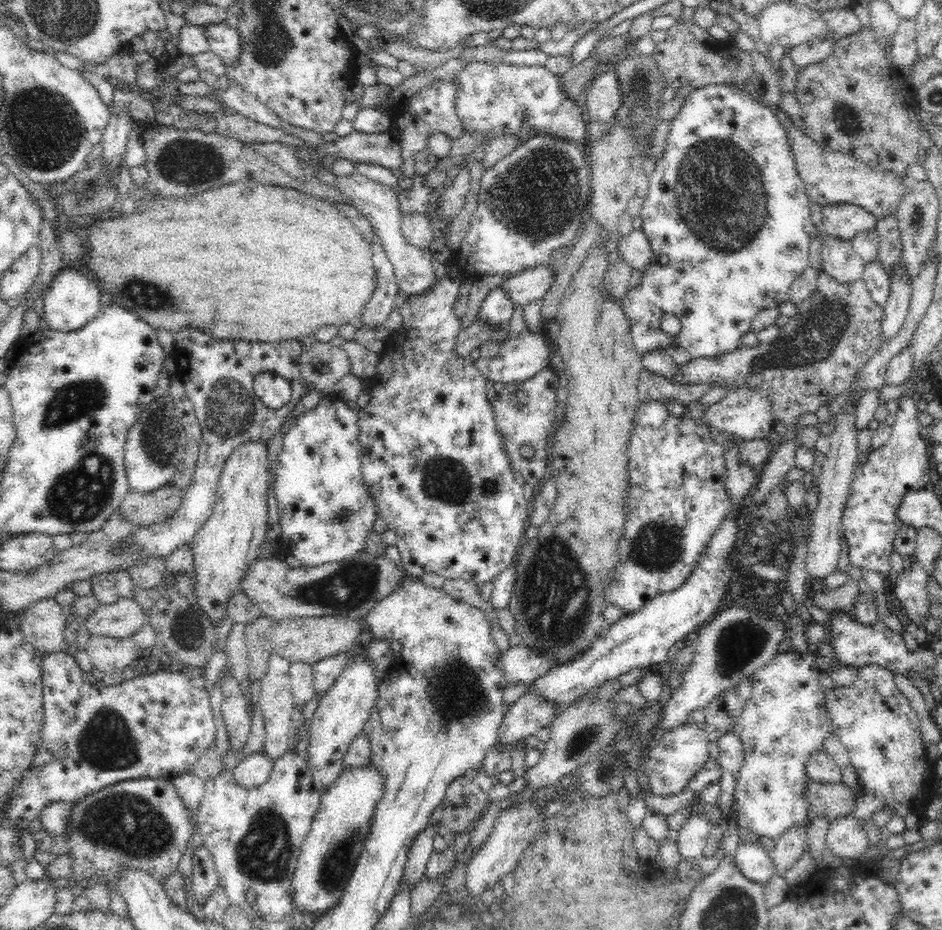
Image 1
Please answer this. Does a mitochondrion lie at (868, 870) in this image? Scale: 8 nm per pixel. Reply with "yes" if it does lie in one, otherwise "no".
no

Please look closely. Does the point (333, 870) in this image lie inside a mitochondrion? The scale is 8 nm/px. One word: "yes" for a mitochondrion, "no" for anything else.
yes

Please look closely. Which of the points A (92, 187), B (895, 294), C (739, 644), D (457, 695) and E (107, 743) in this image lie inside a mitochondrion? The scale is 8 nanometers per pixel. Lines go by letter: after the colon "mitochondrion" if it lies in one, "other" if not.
A: mitochondrion
B: other
C: mitochondrion
D: mitochondrion
E: mitochondrion

